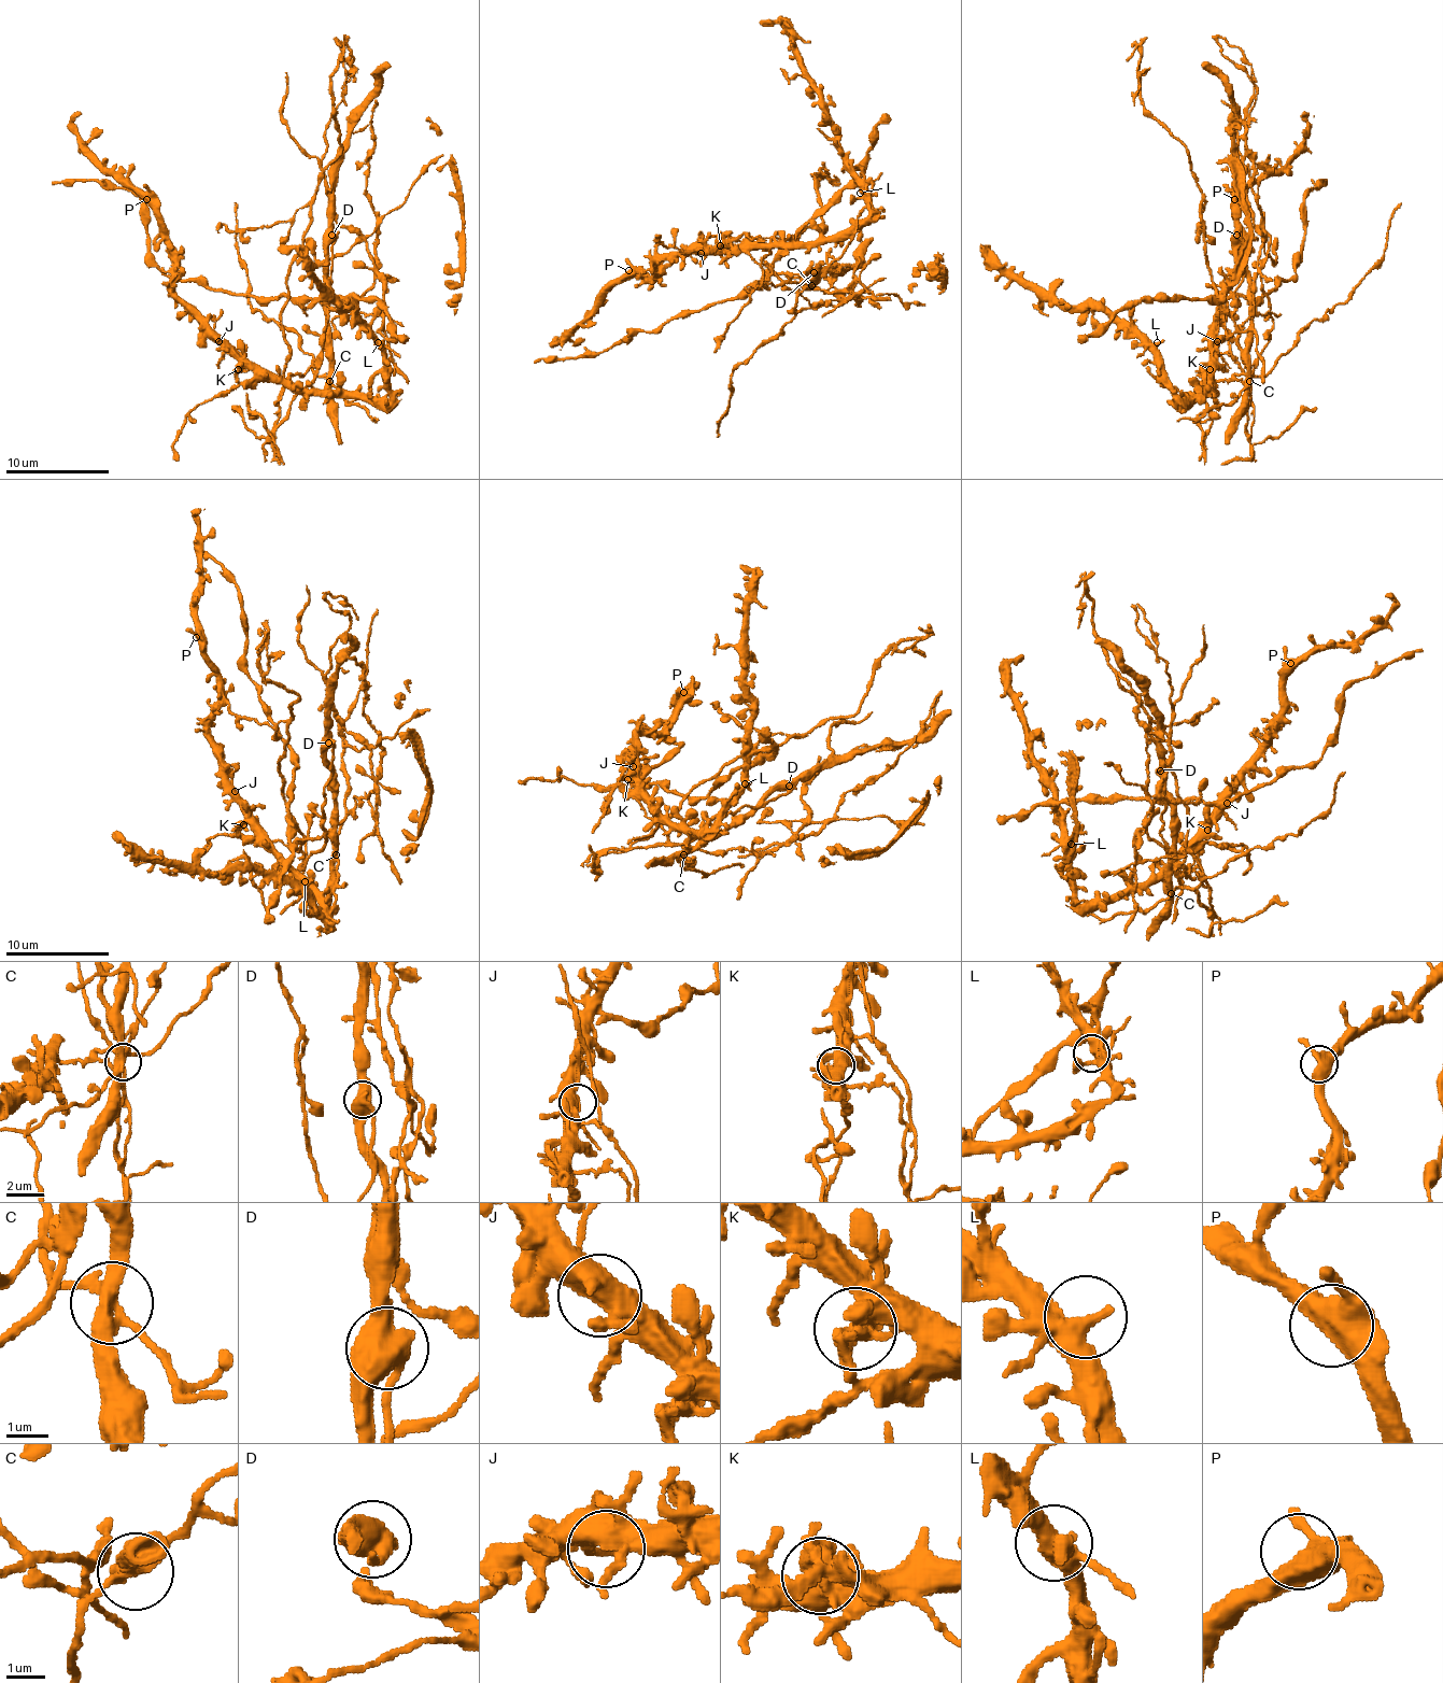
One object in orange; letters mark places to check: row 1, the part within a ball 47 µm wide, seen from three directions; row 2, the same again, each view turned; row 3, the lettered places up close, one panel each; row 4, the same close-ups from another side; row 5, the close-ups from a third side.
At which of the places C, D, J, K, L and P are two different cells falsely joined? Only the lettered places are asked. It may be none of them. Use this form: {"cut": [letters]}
{"cut": ["C", "D", "K"]}

